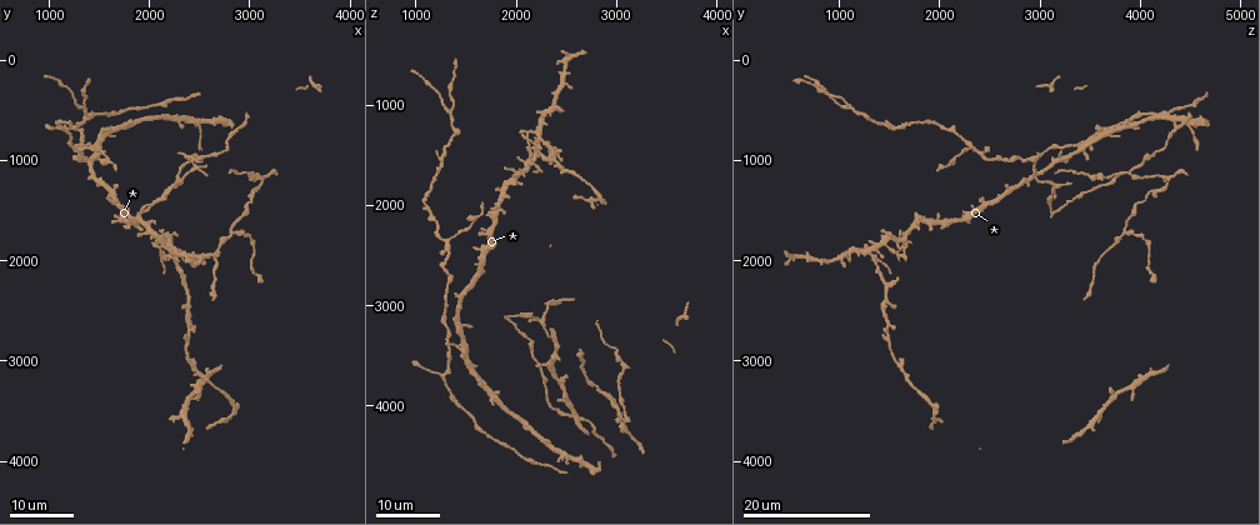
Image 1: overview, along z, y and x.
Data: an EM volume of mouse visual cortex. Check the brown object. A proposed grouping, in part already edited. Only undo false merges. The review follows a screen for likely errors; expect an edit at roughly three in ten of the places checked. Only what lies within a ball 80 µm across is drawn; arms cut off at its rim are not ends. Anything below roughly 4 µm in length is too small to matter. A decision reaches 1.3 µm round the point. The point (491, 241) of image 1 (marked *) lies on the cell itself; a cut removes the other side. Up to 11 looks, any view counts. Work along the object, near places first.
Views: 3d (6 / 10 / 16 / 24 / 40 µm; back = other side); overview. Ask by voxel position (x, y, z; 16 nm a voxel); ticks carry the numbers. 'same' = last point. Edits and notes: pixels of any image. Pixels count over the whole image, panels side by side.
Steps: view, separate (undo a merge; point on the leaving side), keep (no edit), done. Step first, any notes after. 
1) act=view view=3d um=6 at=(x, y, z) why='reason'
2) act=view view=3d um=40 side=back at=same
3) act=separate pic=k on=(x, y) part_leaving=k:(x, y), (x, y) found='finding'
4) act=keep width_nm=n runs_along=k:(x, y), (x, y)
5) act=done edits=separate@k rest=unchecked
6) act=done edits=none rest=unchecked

act=view view=3d um=16 at=(1920, 1520, 3140) why='abrupt turn'

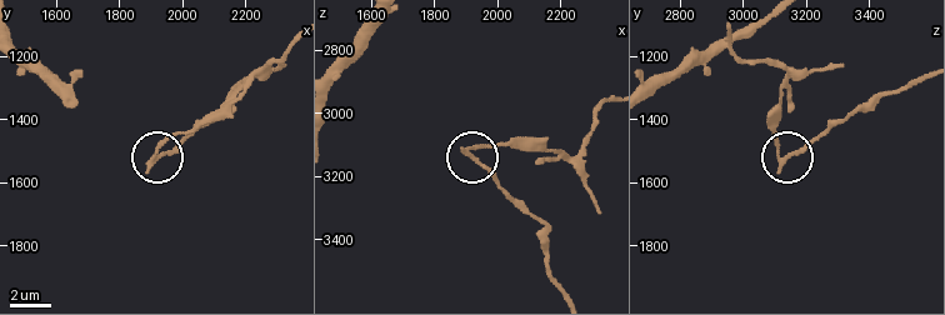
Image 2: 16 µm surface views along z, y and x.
act=view view=3d um=10 at=(1920, 1510, 3130)

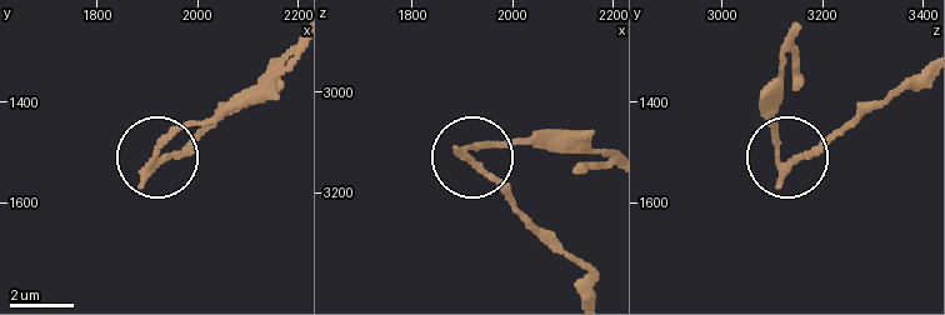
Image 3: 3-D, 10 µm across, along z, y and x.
act=separate pic=3 on=(194, 123) arms=3 part_leaving=3:(155, 149), (184, 128), (225, 116), (294, 53) found='two cells meet here'

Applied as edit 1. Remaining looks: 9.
act=view view=3d um=16 at=(1340, 460, 1080) why='side arm on a straight run'

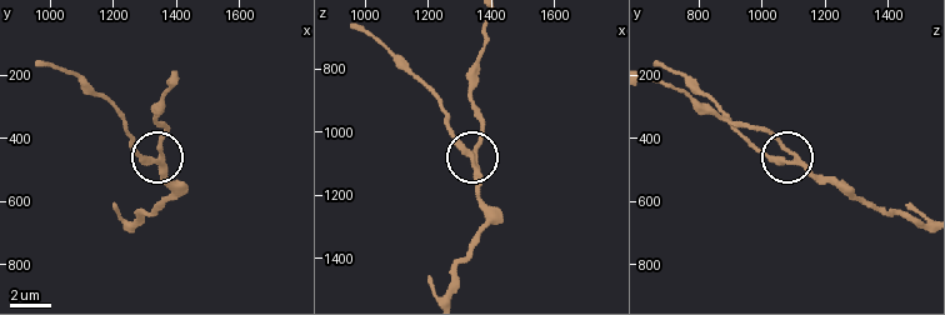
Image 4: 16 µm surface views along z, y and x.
act=view view=3d um=10 at=(1340, 440, 1070) why='closer look'

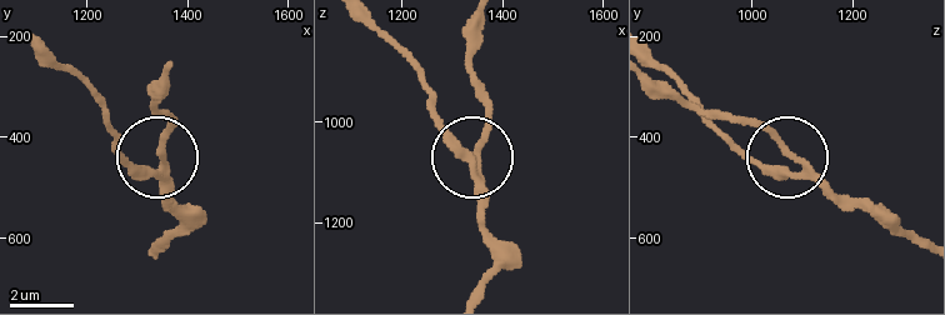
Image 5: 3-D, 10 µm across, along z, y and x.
act=keep arms=3 found='continuous, no second cell'

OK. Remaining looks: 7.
act=view view=3d um=16 at=(1320, 920, 2360) why='three arms meet'

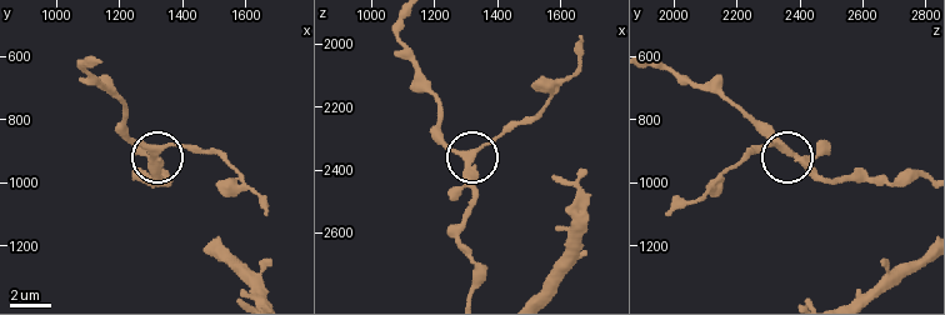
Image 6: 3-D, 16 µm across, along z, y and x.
act=view view=3d um=6 at=(1300, 890, 2350)

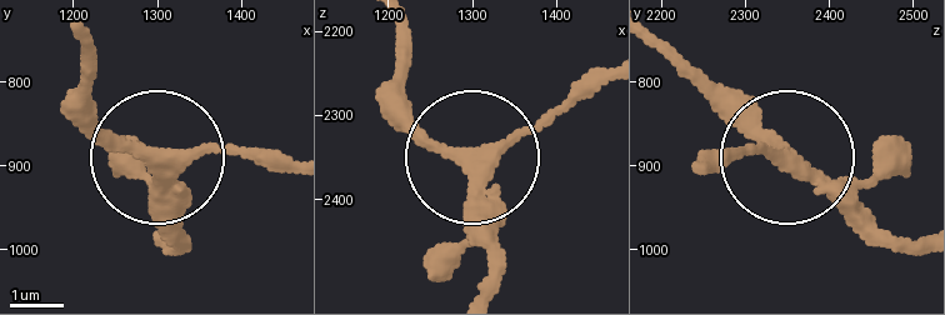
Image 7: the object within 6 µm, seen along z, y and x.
act=keep side_arm_um=10 runs_along=7:(163, 248), (173, 154), (275, 154) found='one cell here'

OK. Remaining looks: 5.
act=view view=3d um=16 at=(1260, 680, 3720) why='branch point'

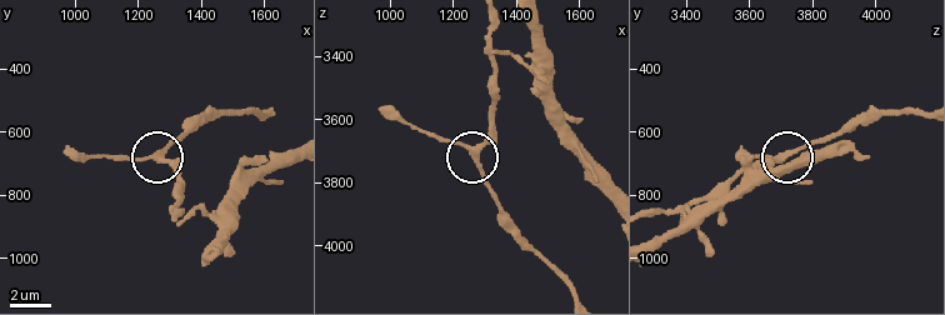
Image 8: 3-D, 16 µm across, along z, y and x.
act=view view=3d um=10 at=(1270, 670, 3710) why='zoom in'

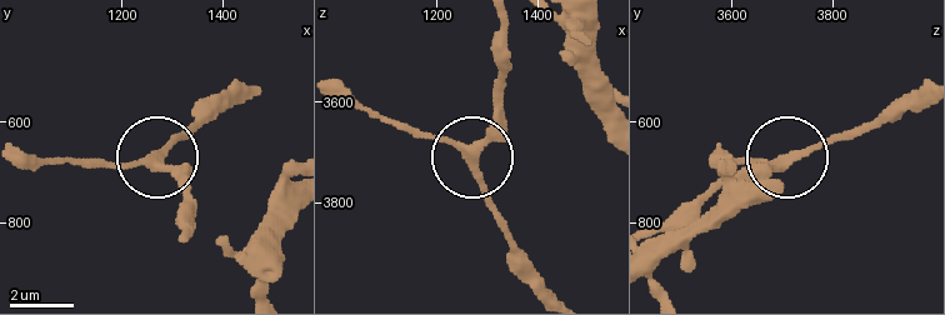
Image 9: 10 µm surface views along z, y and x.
act=keep side_arm_um=5 runs_along=9:(504, 26), (504, 90), (480, 146), (464, 153), (378, 118) found='all the same cell'

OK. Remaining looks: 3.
act=view view=3d um=16 at=(2840, 1700, 3860) why='three-way junction'

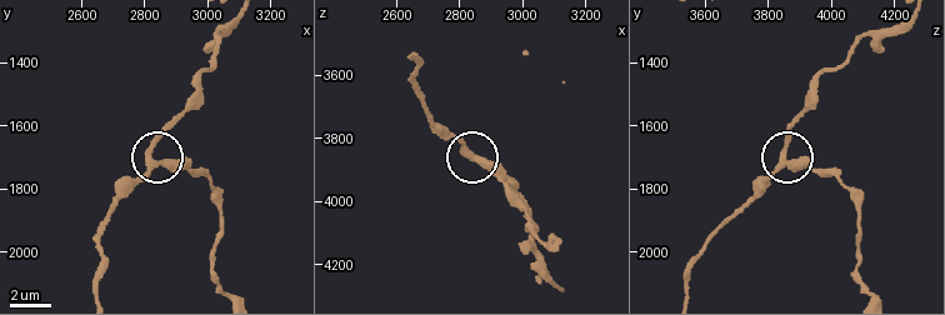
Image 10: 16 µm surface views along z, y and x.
act=view view=3d um=6 at=(2850, 1720, 3850)

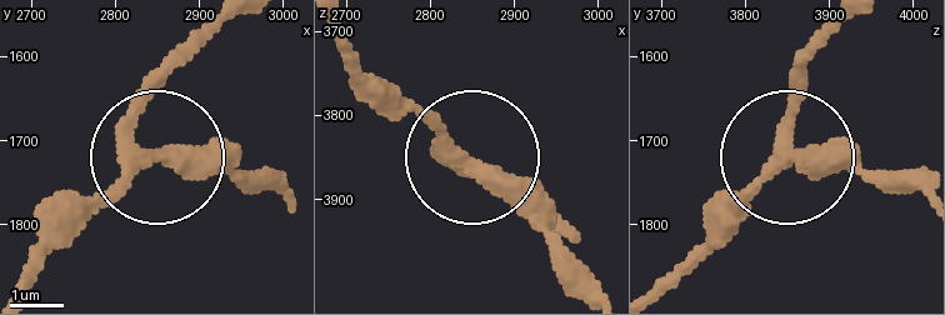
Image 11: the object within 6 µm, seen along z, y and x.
act=keep found='one cell here'

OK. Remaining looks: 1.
act=done edits=separate@3 rest=unchecked

